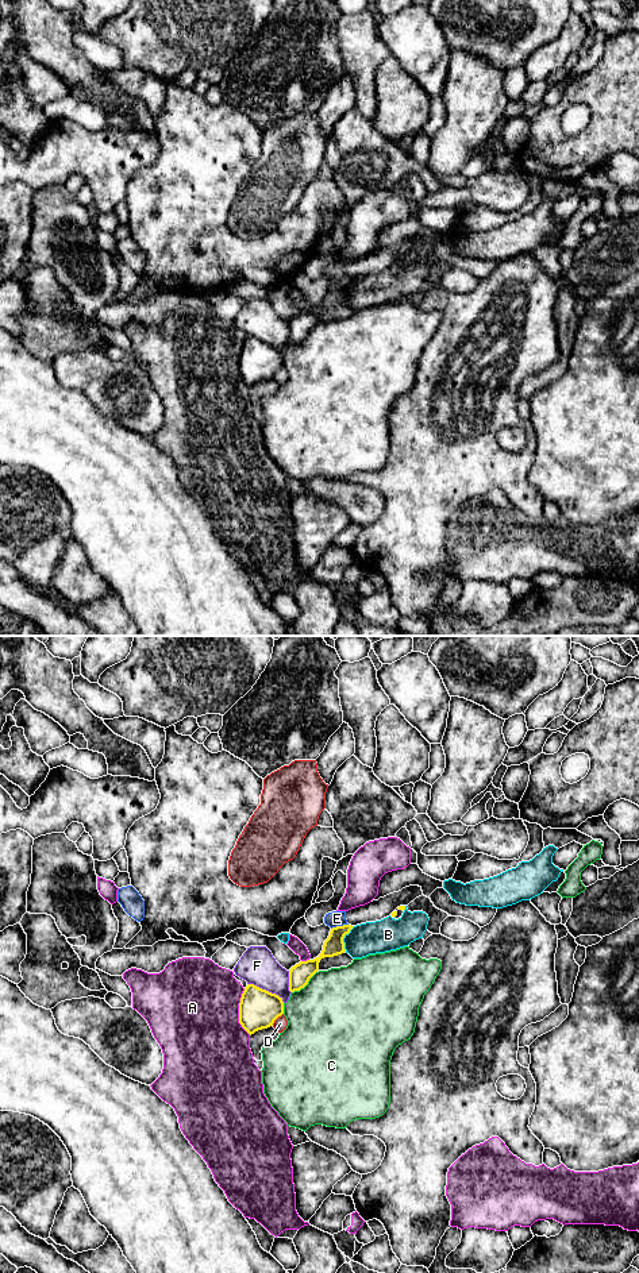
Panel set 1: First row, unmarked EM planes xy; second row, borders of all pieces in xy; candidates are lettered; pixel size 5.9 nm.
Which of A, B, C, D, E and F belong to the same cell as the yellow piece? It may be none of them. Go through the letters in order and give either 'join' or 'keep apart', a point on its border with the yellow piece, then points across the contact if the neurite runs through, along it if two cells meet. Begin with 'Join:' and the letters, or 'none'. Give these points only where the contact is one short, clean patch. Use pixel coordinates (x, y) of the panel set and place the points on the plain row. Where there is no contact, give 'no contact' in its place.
Join: none
A: keep apart | xy (239, 363)
B: keep apart | xy (343, 289)
C: keep apart | xy (305, 336)
D: keep apart | xy (276, 370)
E: keep apart | xy (339, 278) | along xy (347, 276), (331, 281)
F: keep apart | xy (265, 342) | along xy (247, 335), (274, 344), (284, 354)

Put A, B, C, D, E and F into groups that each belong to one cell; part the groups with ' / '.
A / B / C F / D / E

